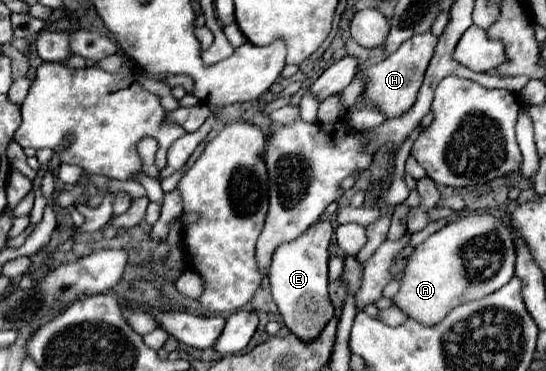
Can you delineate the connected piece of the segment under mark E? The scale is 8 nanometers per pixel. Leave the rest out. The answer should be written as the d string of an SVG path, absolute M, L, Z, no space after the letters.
M319 220L309 230L305 230L301 238L277 246L269 266L273 302L277 304L285 326L305 342L317 338L325 324L333 318L333 304L327 294L327 248L331 244L331 236L331 222Z

